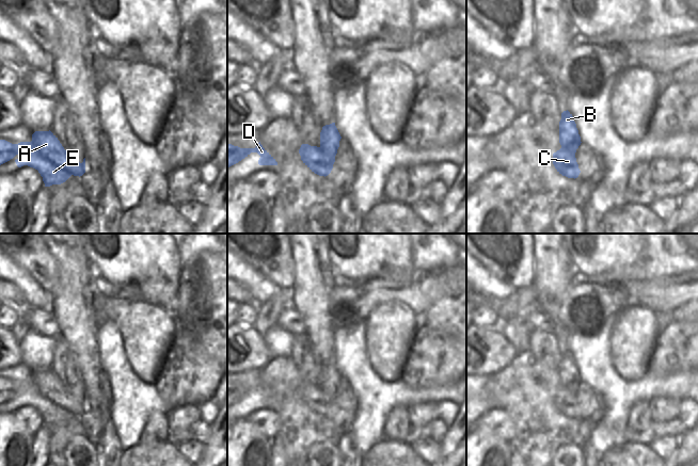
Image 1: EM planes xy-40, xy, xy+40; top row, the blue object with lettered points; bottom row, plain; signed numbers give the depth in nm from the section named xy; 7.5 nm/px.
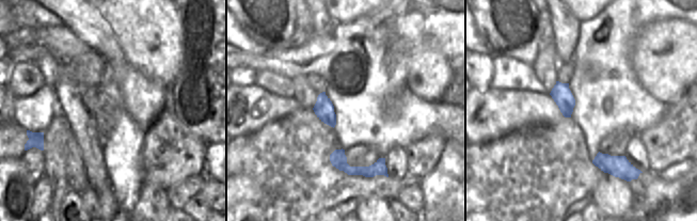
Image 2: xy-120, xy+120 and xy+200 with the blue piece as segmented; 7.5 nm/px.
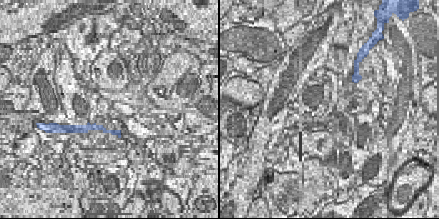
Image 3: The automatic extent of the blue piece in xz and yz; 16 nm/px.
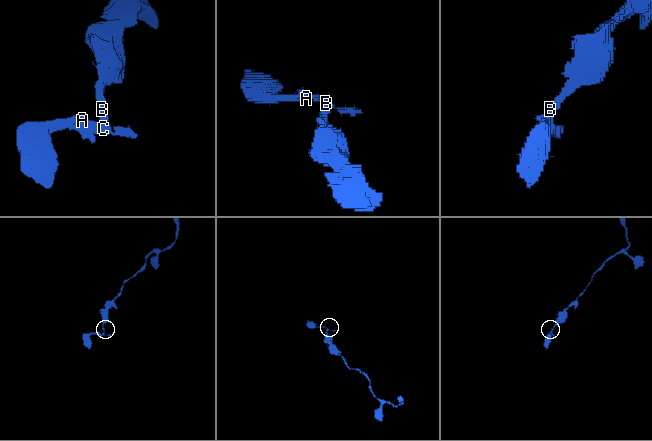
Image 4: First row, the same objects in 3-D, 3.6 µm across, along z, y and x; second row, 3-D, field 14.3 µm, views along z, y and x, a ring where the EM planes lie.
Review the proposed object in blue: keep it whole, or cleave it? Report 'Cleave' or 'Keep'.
Cleave

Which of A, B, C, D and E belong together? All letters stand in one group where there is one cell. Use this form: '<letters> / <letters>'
A C D E / B

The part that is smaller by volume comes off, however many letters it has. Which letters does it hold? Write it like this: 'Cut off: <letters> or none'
Cut off: A, C, D, E

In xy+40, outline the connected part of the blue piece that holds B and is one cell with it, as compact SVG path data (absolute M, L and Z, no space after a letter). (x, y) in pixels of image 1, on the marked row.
M568 110L561 113L561 119L559 122L559 143L561 148L569 152L576 152L576 149L582 143L574 117Z

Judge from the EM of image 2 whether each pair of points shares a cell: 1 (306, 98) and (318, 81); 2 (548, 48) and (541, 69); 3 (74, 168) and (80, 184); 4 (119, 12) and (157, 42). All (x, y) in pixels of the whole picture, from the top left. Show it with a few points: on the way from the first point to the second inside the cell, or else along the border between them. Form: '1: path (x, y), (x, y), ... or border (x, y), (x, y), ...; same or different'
1: border (305, 75), (306, 81), (319, 93); different
2: path (547, 53), (545, 64); same
3: path (75, 172), (77, 179); same
4: path (128, 13), (147, 32); same

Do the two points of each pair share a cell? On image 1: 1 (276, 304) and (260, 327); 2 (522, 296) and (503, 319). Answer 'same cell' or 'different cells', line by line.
1: same cell
2: same cell

